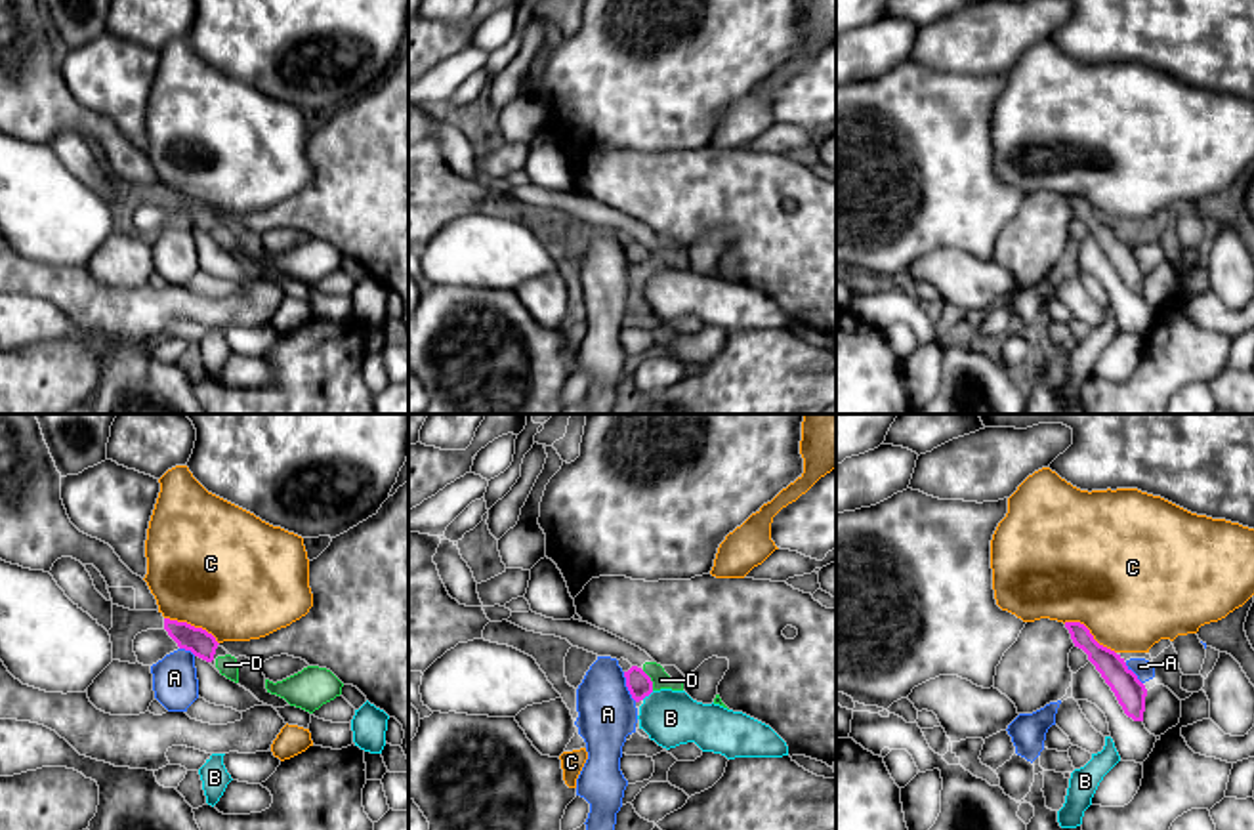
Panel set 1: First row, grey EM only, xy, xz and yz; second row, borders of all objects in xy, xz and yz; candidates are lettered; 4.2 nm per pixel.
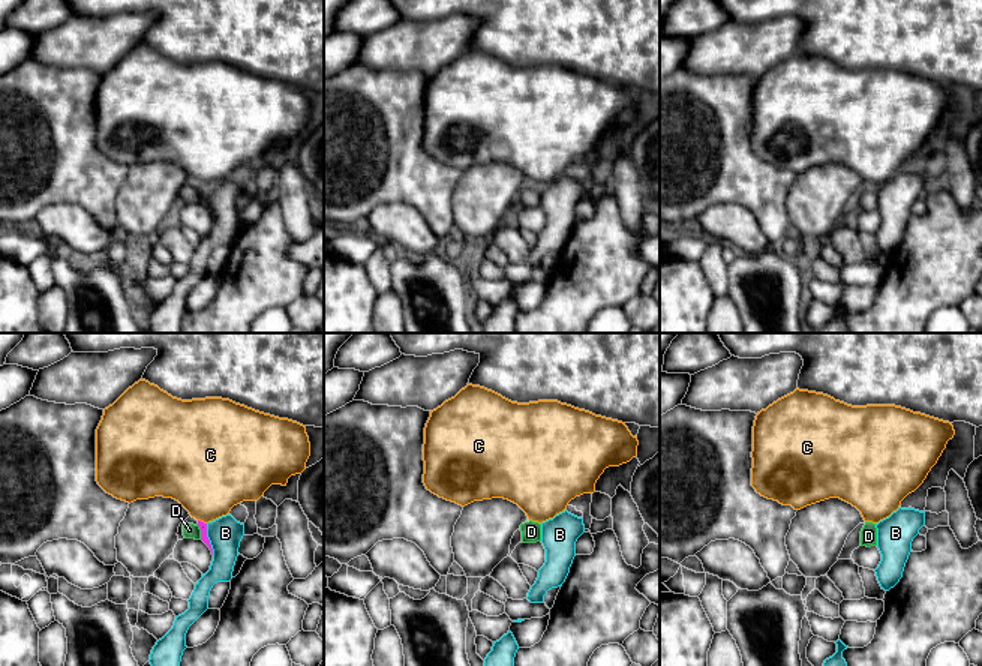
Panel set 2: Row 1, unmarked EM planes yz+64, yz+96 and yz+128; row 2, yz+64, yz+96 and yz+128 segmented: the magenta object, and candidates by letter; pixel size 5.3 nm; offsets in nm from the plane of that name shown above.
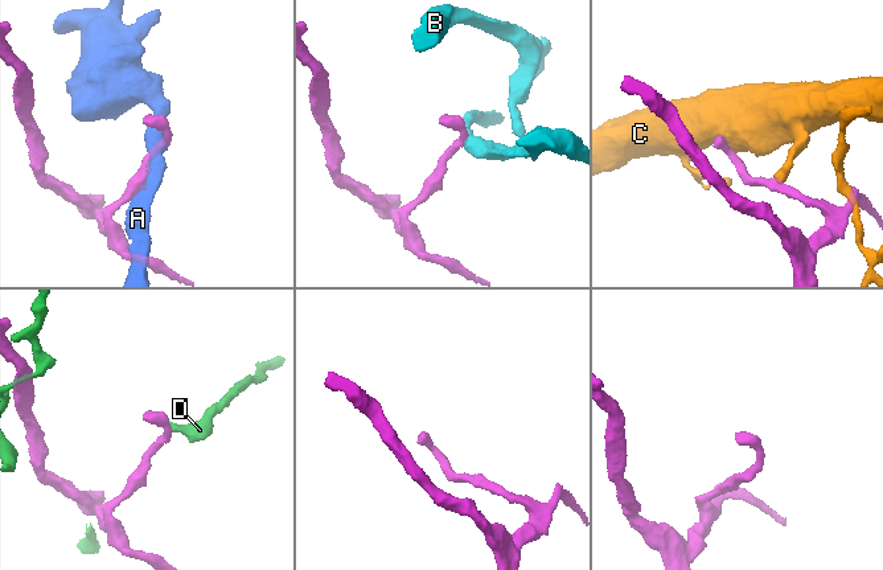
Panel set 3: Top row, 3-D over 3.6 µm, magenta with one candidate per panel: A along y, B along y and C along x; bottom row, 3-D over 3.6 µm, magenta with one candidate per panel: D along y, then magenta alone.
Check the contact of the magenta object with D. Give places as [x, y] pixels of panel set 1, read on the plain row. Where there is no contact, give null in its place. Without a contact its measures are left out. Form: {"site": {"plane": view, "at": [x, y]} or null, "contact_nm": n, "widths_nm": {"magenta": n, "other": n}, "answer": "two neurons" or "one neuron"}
{"site": {"plane": "xz", "at": [649, 252]}, "contact_nm": 100, "widths_nm": {"magenta": 110, "other": 80}, "answer": "two neurons"}

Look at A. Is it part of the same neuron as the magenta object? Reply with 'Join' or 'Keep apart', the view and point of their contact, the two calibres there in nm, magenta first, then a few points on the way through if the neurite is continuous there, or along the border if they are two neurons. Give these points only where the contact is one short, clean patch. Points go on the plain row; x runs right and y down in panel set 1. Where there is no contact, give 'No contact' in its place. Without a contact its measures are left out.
Keep apart. Touches magenta at xz (626, 258). Thickness 110 nm (magenta) against 240 nm. Boundary: xz (623, 245), (625, 258), (636, 273)

